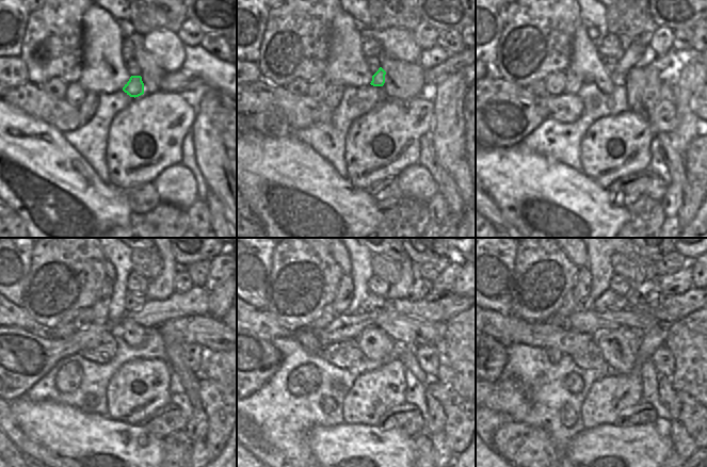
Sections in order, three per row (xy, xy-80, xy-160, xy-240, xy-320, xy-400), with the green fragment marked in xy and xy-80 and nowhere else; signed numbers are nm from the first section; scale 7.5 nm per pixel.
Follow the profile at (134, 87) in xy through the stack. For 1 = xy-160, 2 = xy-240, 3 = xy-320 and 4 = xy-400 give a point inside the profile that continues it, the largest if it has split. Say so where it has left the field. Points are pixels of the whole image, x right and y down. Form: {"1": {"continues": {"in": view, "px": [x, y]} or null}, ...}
{"1": {"continues": {"in": "xy-160", "px": [635, 50]}}, "2": {"continues": {"in": "xy-240", "px": [161, 287]}}, "3": {"continues": {"in": "xy-320", "px": [401, 289]}}, "4": {"continues": {"in": "xy-400", "px": [636, 296]}}}

